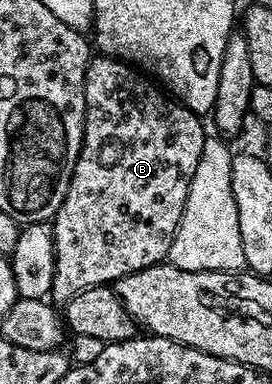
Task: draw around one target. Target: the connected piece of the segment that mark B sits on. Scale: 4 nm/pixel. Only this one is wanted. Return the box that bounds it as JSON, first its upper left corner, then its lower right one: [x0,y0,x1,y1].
[50,56,206,304]

